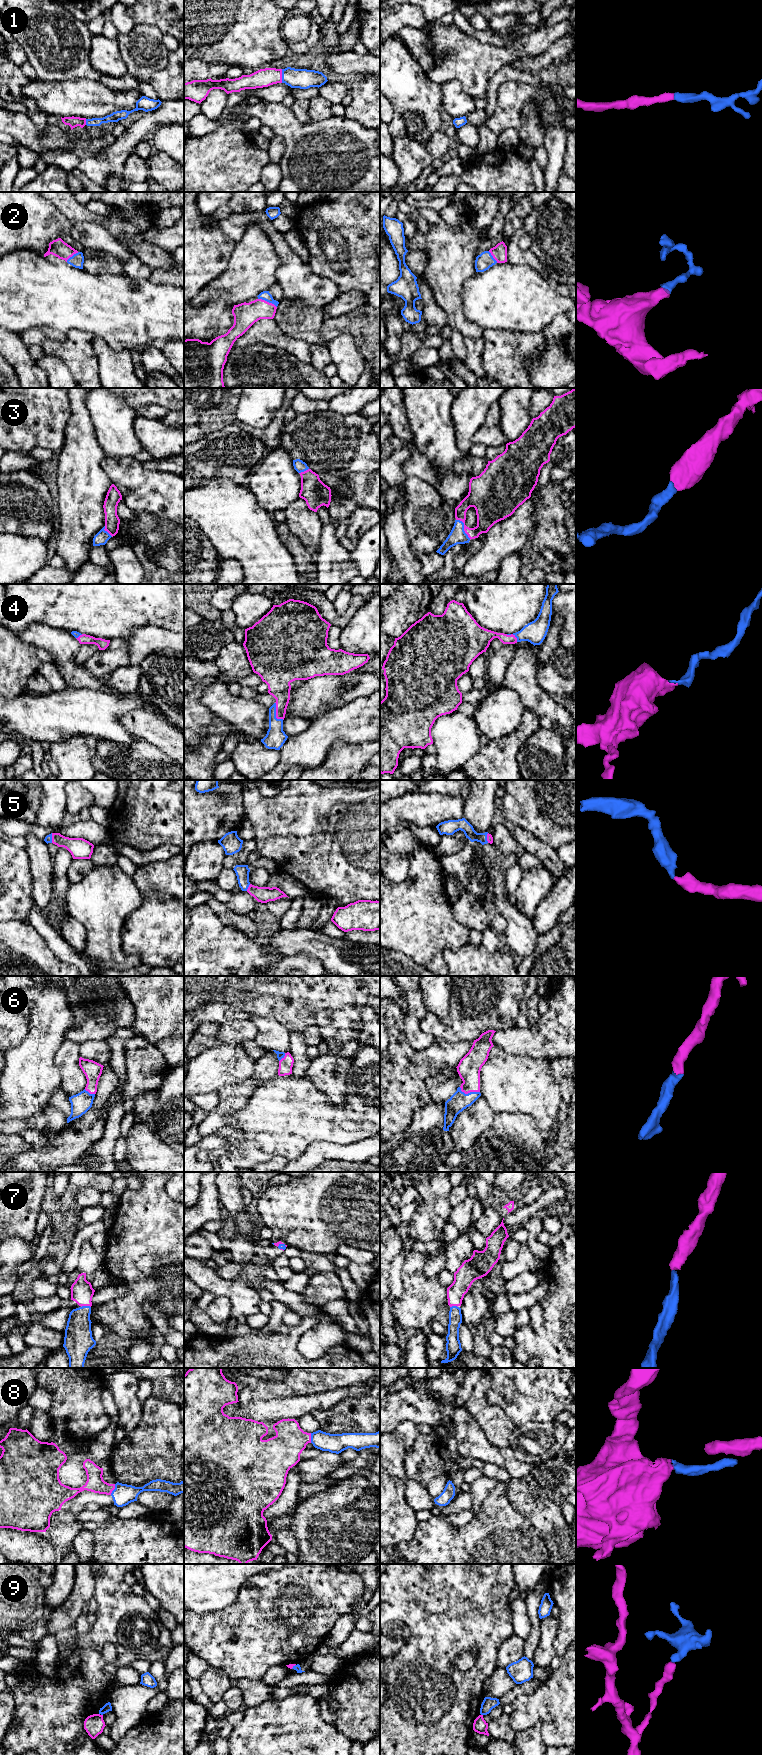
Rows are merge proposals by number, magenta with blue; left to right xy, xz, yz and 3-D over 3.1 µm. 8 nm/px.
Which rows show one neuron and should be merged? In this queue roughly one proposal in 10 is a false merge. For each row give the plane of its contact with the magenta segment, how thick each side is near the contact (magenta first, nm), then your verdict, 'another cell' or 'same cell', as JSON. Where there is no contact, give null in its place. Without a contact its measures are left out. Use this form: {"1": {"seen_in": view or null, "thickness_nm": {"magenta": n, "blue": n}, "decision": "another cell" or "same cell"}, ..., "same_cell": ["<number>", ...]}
{"1": {"seen_in": "xz", "thickness_nm": {"magenta": 140, "blue": 160}, "decision": "same cell"}, "2": {"seen_in": "xz", "thickness_nm": {"magenta": 190, "blue": 80}, "decision": "same cell"}, "3": {"seen_in": "yz", "thickness_nm": {"magenta": 220, "blue": 130}, "decision": "same cell"}, "4": {"seen_in": "xz", "thickness_nm": {"magenta": 180, "blue": 160}, "decision": "same cell"}, "5": {"seen_in": "xz", "thickness_nm": {"magenta": 130, "blue": 110}, "decision": "same cell"}, "6": {"seen_in": "yz", "thickness_nm": {"magenta": 190, "blue": 150}, "decision": "same cell"}, "7": {"seen_in": "xy", "thickness_nm": {"magenta": 180, "blue": 220}, "decision": "same cell"}, "8": {"seen_in": "xy", "thickness_nm": {"magenta": 140, "blue": 170}, "decision": "same cell"}, "9": {"seen_in": "xz", "thickness_nm": {"magenta": 40, "blue": 50}, "decision": "another cell"}, "same_cell": ["1", "2", "3", "4", "5", "6", "7", "8"]}

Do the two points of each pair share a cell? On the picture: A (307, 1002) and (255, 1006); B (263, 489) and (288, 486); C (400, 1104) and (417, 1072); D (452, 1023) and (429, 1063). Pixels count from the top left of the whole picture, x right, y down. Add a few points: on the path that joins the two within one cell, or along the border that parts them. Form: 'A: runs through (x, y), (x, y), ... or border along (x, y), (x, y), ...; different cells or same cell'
A: runs through (294, 1002), (290, 1005), (268, 1005); same cell
B: runs through (269, 488), (282, 486); same cell
C: border along (410, 1056), (409, 1074), (423, 1081); different cells
D: border along (442, 1039), (448, 1042), (462, 1042), (466, 1040); different cells

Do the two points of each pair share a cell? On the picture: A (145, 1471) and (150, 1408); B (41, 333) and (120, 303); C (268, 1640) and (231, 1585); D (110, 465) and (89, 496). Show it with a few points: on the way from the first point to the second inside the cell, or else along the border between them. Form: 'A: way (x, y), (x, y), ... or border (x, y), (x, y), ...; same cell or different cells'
A: way (145, 1455), (150, 1450), (150, 1424); same cell
B: border (28, 329), (33, 327), (51, 327), (64, 333); different cells
C: border (252, 1576), (240, 1588), (236, 1599), (220, 1610); different cells
D: border (105, 455), (101, 462), (101, 468), (112, 483); different cells

